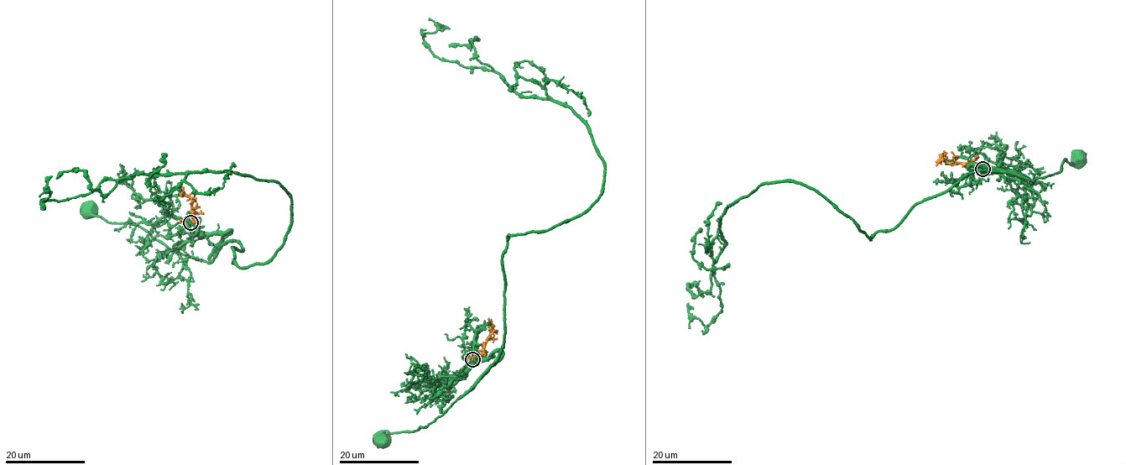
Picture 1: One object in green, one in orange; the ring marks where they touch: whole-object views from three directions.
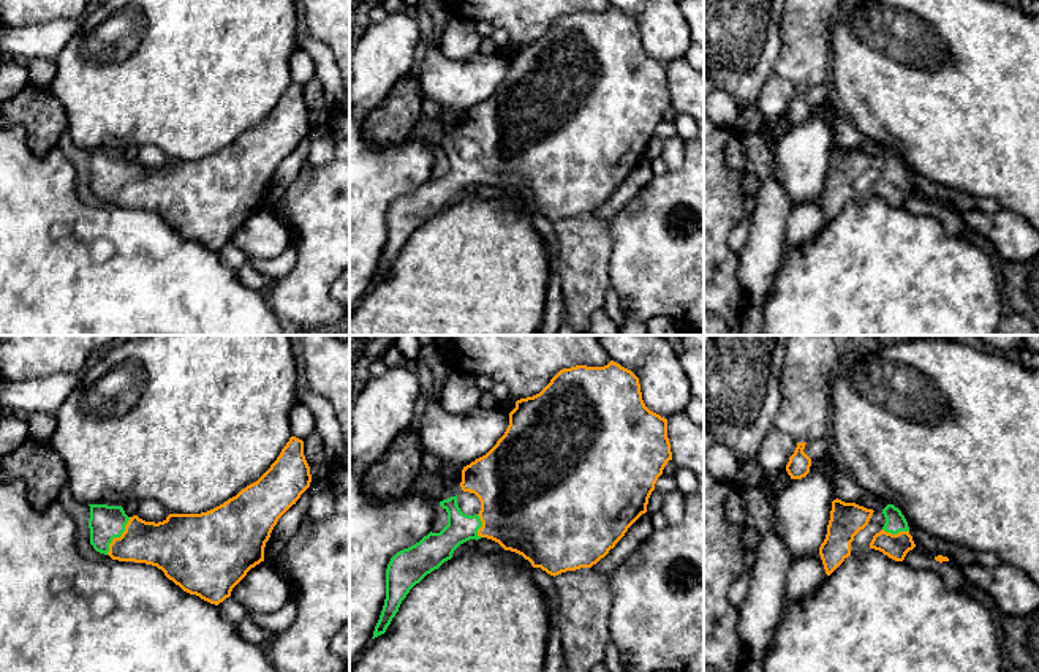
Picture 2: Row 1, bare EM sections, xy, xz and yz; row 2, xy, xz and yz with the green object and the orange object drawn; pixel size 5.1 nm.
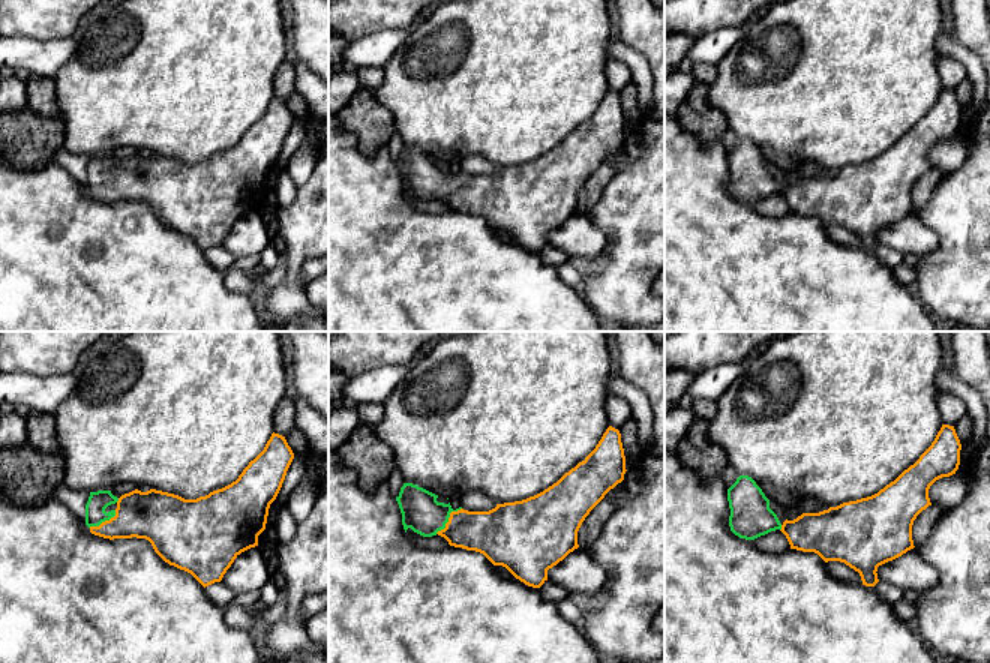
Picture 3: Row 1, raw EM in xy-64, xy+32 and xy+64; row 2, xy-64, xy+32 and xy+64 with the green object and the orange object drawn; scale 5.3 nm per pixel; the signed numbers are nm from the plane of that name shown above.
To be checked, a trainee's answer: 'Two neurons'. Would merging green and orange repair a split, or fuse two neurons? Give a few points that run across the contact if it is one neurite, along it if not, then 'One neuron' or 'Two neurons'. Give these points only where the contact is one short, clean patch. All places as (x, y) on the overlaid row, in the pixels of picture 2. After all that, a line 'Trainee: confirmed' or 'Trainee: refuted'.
Line: xy (106, 522), (117, 536), (165, 544). One neuron
Trainee: refuted

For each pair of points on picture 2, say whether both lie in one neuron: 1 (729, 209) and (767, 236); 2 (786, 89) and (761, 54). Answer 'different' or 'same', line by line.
1: different
2: different

